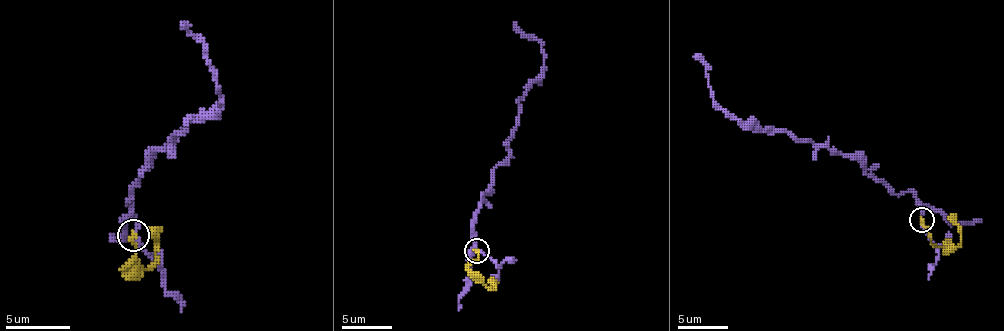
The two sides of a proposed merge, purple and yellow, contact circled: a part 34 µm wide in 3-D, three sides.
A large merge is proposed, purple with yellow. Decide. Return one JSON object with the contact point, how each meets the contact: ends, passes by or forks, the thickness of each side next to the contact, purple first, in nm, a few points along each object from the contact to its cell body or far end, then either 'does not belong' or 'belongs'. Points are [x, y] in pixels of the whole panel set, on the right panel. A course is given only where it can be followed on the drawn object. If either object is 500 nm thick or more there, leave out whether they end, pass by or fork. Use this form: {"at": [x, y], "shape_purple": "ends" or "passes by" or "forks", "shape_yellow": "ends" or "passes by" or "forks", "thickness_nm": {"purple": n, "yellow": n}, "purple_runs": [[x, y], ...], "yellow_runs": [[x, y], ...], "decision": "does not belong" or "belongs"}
{"at": [921, 220], "shape_purple": "passes by", "shape_yellow": "ends", "thickness_nm": {"purple": 190, "yellow": 240}, "purple_runs": [[921, 219], [911, 192], [893, 194], [856, 159], [733, 119], [713, 99], [705, 66], [693, 56]], "yellow_runs": [[921, 219], [928, 237], [938, 247], [956, 247], [961, 239], [961, 229], [951, 214]], "decision": "does not belong"}

